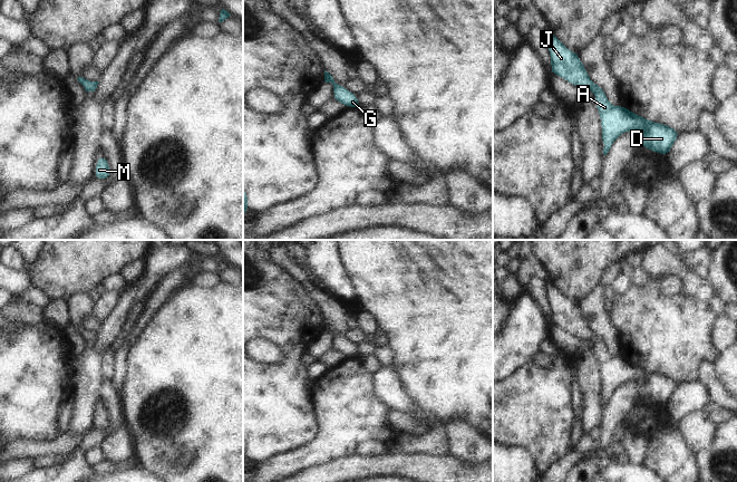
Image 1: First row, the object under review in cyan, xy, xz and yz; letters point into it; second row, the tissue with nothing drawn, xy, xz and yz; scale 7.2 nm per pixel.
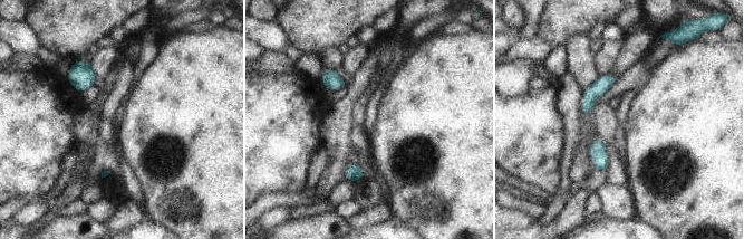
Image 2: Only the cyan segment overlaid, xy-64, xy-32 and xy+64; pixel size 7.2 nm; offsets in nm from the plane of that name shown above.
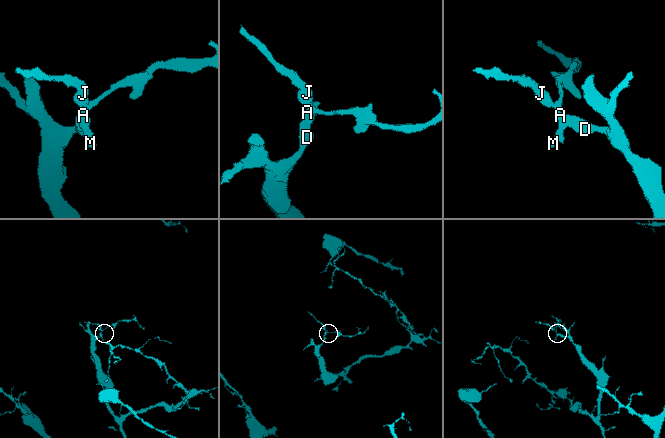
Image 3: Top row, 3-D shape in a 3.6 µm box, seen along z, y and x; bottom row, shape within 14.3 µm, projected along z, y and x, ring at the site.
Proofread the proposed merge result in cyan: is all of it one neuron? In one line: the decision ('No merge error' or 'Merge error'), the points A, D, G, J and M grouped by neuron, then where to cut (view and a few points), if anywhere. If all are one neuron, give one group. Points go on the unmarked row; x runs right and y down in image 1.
No merge error. Groups: A D G J M. No split

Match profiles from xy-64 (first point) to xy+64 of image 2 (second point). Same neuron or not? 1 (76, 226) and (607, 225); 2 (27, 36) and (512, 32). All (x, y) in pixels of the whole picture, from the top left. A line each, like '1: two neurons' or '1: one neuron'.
1: two neurons
2: one neuron

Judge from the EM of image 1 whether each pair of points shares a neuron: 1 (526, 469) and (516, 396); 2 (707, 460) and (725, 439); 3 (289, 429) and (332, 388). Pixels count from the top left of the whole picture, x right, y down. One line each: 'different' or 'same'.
1: different
2: same
3: different

